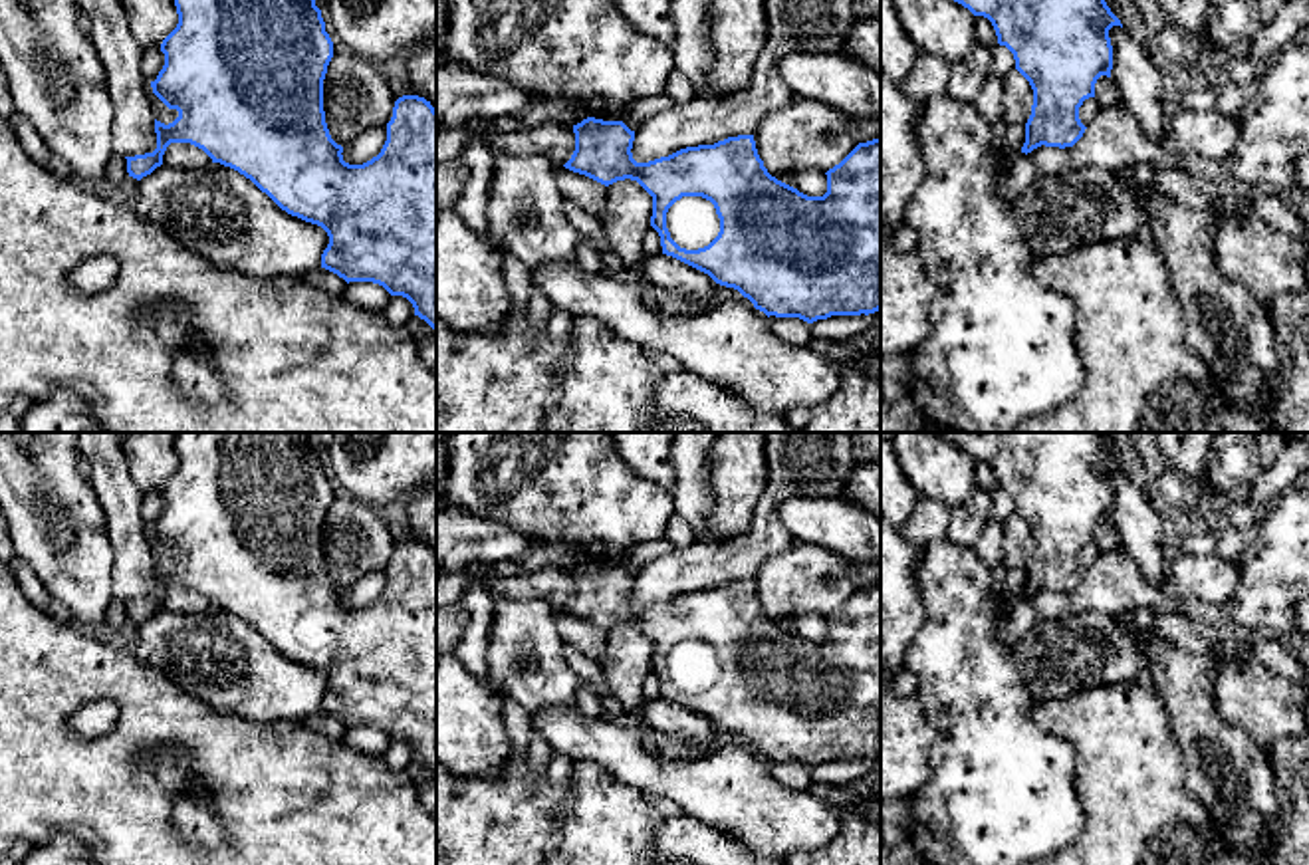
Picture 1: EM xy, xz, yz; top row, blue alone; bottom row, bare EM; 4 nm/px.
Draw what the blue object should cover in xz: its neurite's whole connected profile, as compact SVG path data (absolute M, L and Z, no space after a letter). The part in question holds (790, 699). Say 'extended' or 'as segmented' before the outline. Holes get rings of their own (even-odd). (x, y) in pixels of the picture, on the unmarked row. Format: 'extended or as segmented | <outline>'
as segmented | M587 561L573 569L573 577L575 595L565 613L605 631L625 623L637 625L653 641L651 671L660 680L662 698L738 734L768 762L799 762L813 768L831 760L869 760L881 754L881 581L859 587L825 617L823 641L807 641L768 617L754 579L637 607L631 597L635 575L623 565ZM682 641L702 641L716 653L720 677L704 692L686 694L670 682L666 657Z

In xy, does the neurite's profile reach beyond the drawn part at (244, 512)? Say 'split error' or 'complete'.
complete

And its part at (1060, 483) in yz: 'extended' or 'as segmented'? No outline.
as segmented

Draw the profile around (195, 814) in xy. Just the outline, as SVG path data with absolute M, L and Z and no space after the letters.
M198 780L190 782L173 805L173 823L188 841L206 849L216 849L228 841L212 796Z

